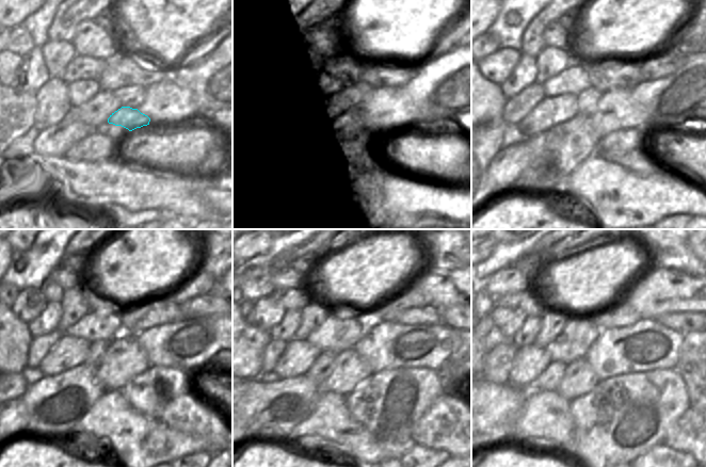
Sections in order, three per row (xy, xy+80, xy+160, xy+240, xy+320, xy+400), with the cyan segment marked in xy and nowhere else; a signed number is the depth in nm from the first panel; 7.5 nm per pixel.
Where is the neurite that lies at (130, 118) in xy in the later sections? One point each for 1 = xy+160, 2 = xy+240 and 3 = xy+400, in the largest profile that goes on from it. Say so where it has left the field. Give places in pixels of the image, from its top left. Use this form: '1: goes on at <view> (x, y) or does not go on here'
1: goes on at xy+160 (554, 155)
2: goes on at xy+240 (55, 403)
3: goes on at xy+400 (493, 408)

